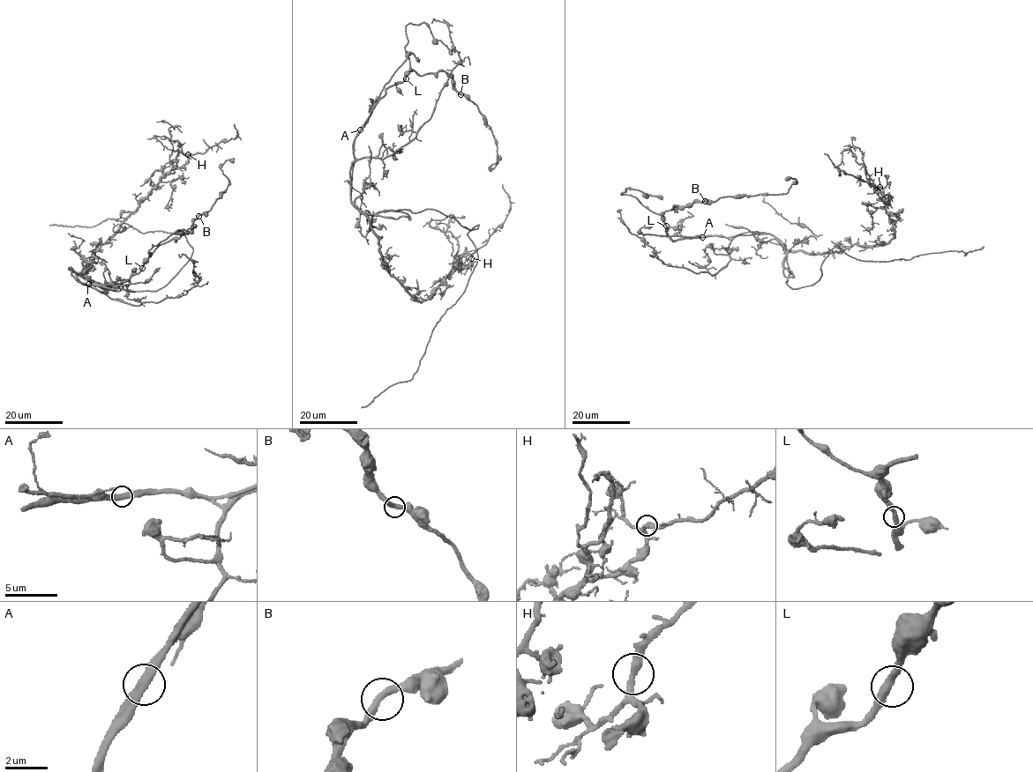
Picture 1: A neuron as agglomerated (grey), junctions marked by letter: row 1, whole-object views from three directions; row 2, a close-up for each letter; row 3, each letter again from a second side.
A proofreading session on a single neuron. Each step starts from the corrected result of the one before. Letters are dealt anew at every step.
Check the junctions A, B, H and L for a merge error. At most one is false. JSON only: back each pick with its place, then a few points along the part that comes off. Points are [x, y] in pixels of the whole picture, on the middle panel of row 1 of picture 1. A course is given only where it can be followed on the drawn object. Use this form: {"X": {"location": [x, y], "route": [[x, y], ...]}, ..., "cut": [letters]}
{"cut": []}

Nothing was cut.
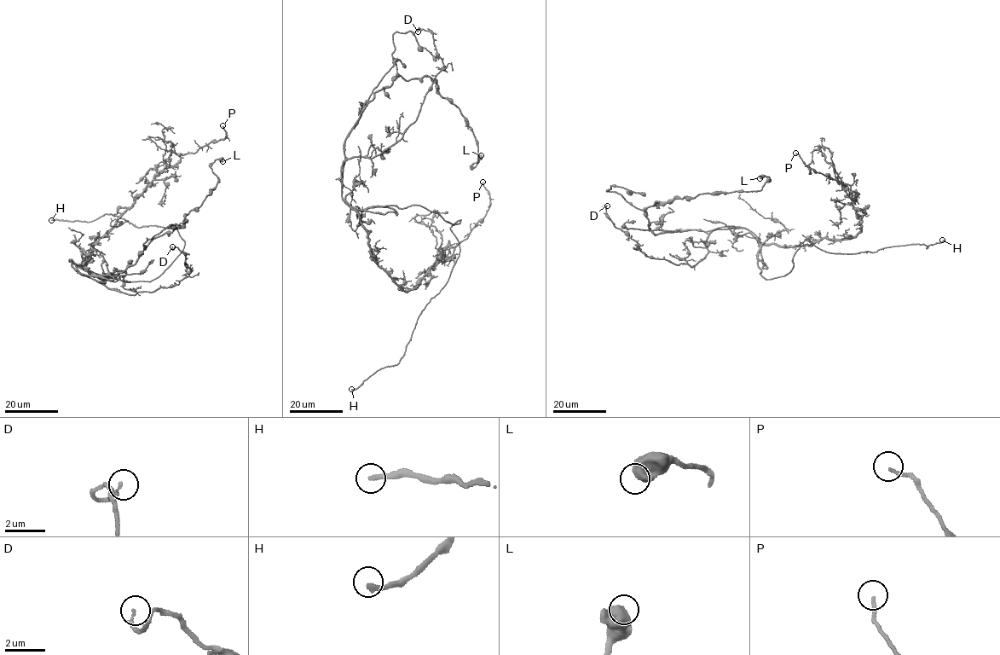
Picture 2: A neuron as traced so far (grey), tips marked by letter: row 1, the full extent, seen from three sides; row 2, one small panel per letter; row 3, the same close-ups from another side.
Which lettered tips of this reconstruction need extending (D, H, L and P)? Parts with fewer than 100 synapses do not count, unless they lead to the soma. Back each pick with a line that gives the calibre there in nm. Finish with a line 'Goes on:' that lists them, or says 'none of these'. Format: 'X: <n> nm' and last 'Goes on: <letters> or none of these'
H: 200 nm
Goes on: H

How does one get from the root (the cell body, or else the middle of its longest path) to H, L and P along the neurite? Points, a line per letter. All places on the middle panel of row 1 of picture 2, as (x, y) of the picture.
H: (358, 210), (418, 205), (453, 223), (460, 219), (450, 228), (460, 250), (398, 363), (351, 389)
L: (358, 210), (342, 196), (345, 139), (395, 77), (436, 83), (472, 132), (471, 165), (481, 155)
P: (358, 210), (375, 263), (407, 291), (440, 258), (453, 257), (454, 248), (482, 219), (490, 201), (482, 182)

